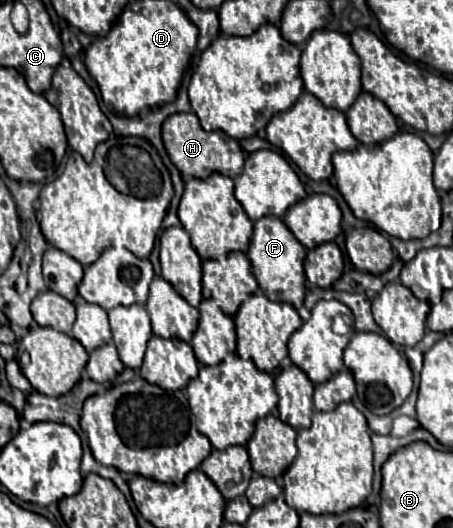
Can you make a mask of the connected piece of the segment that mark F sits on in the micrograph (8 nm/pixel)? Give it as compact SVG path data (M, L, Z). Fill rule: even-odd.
M263 217L255 221L253 225L253 237L251 237L251 249L247 251L247 257L253 265L255 279L259 283L259 289L263 295L271 301L283 301L293 305L295 309L303 307L305 299L305 271L303 271L303 261L305 261L307 251L299 241L293 237L293 233L283 225L281 217Z

